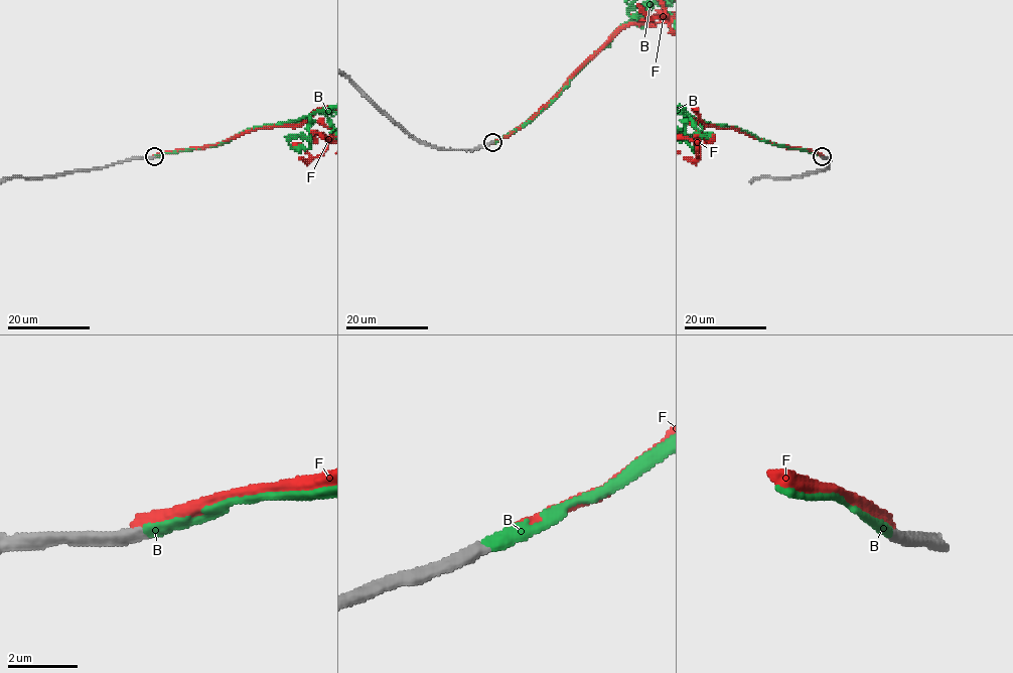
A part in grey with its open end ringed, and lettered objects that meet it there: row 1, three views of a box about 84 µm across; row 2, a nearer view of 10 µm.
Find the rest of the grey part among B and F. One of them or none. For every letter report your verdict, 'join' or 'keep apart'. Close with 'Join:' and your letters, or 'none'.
B: join
F: keep apart
Join: B

